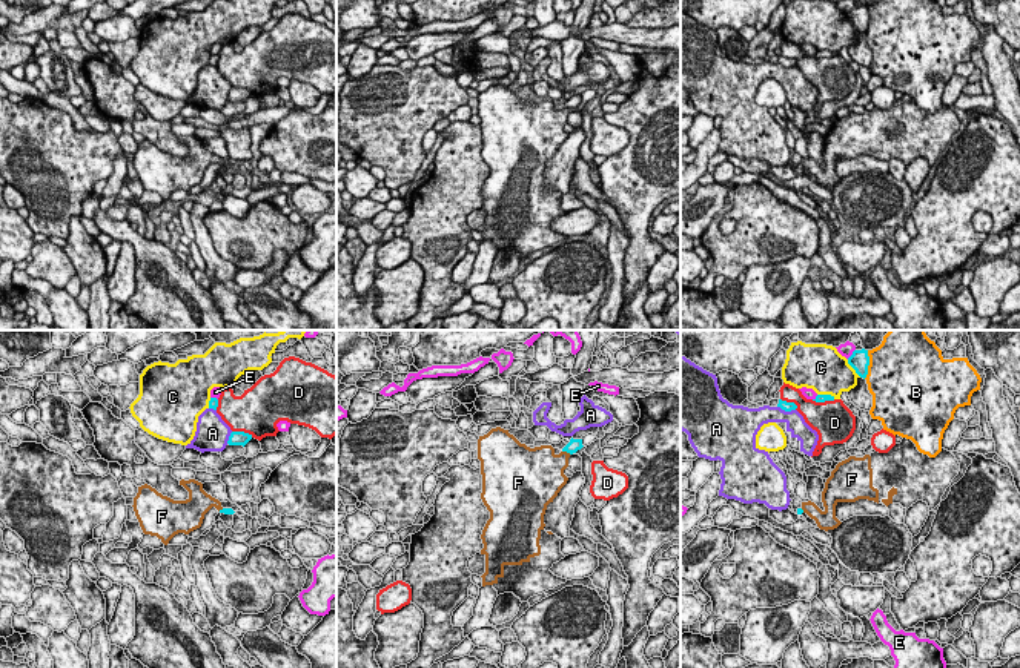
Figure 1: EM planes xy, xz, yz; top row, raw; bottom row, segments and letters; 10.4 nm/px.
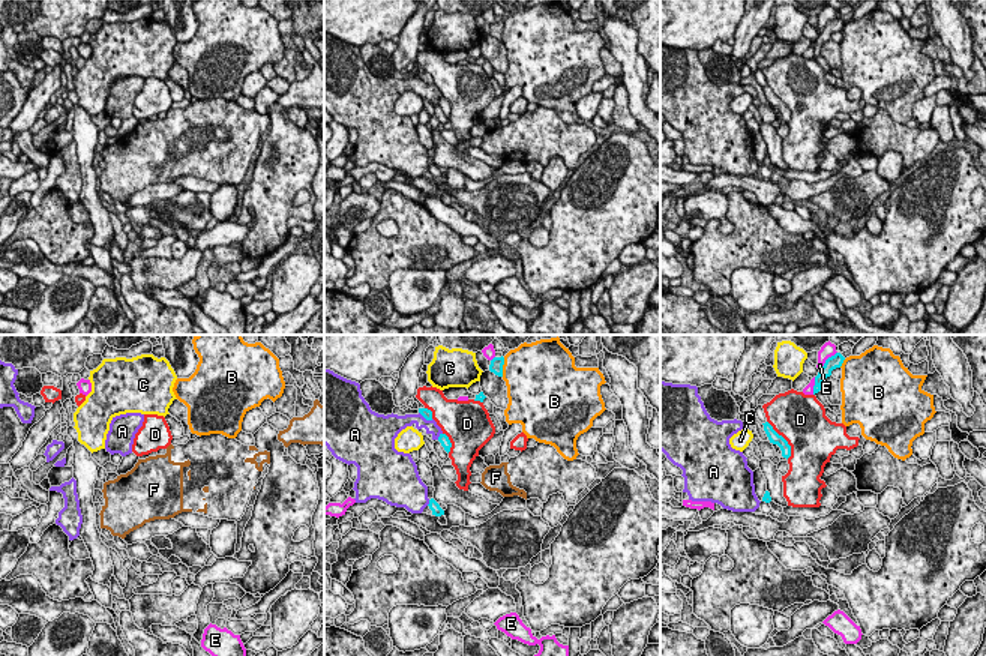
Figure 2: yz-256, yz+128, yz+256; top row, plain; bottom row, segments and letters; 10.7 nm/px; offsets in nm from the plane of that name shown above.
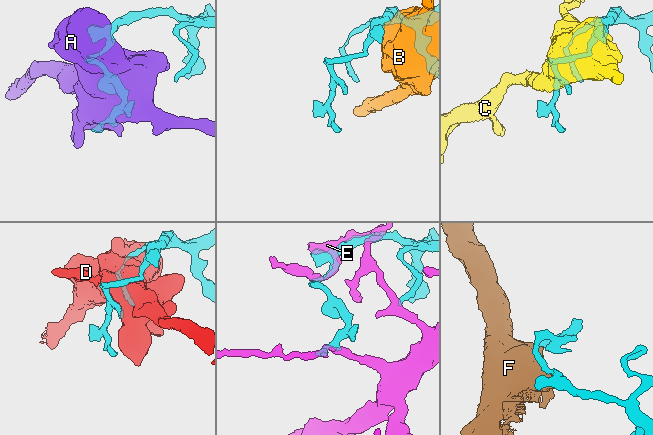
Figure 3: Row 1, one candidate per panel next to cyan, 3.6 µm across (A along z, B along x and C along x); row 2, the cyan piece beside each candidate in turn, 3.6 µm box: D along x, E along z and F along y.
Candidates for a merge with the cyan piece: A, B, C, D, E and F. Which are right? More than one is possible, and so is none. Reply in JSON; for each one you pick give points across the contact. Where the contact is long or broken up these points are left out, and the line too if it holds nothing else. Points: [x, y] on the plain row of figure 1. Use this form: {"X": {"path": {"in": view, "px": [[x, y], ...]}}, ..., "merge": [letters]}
{"merge": []}

